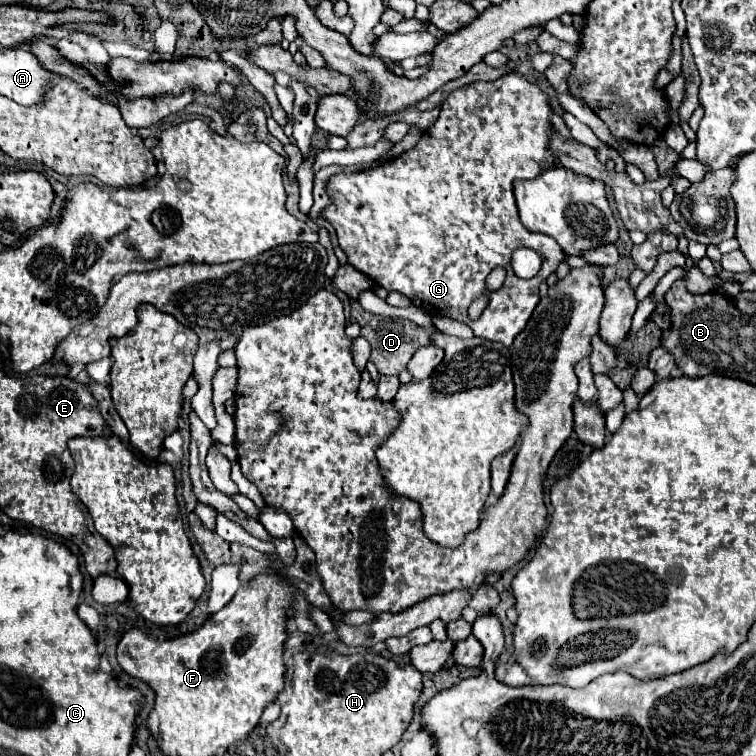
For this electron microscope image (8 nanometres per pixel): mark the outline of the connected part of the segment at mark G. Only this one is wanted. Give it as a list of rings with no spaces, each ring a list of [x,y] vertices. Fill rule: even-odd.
[[[509,73],[497,81],[477,81],[477,83],[471,83],[471,85],[465,85],[453,93],[449,93],[449,97],[445,99],[445,103],[441,105],[441,115],[437,119],[437,123],[427,129],[423,133],[423,137],[419,139],[419,143],[405,151],[403,155],[399,155],[397,159],[391,159],[383,165],[377,165],[377,167],[371,167],[367,171],[359,171],[359,173],[339,173],[339,175],[333,175],[327,185],[325,185],[325,191],[331,199],[331,203],[321,211],[321,217],[325,221],[329,221],[333,227],[335,227],[335,233],[337,233],[337,239],[339,239],[339,247],[343,249],[343,253],[347,255],[347,263],[353,265],[357,271],[365,273],[369,279],[373,279],[379,287],[387,289],[387,291],[397,291],[401,295],[405,295],[415,307],[427,311],[429,315],[437,317],[437,315],[447,315],[447,317],[453,317],[457,321],[463,321],[467,323],[475,337],[483,337],[483,339],[489,339],[489,341],[497,341],[497,343],[503,343],[505,347],[511,347],[513,339],[525,329],[535,305],[539,303],[539,283],[545,281],[551,273],[557,271],[557,265],[565,259],[565,253],[559,249],[559,245],[555,243],[555,239],[549,239],[549,235],[541,235],[541,233],[533,233],[533,231],[525,231],[525,227],[521,225],[515,225],[515,197],[513,197],[513,181],[515,179],[533,179],[535,175],[539,175],[541,171],[545,171],[547,167],[551,167],[555,163],[553,155],[549,153],[549,129],[551,129],[551,123],[549,123],[549,117],[551,117],[551,107],[549,107],[549,101],[547,101],[547,95],[541,91],[541,87],[525,77],[521,77],[519,73]],[[519,247],[527,247],[527,249],[533,249],[537,251],[541,257],[543,257],[543,265],[541,265],[541,271],[533,277],[533,279],[519,279],[513,275],[513,269],[511,269],[511,255],[515,249]],[[495,267],[503,267],[507,271],[507,277],[505,277],[505,283],[499,291],[493,291],[489,297],[491,297],[491,303],[485,307],[483,315],[477,319],[477,321],[471,321],[469,315],[467,315],[467,309],[469,305],[479,299],[483,293],[485,293],[485,277],[495,269]]]

